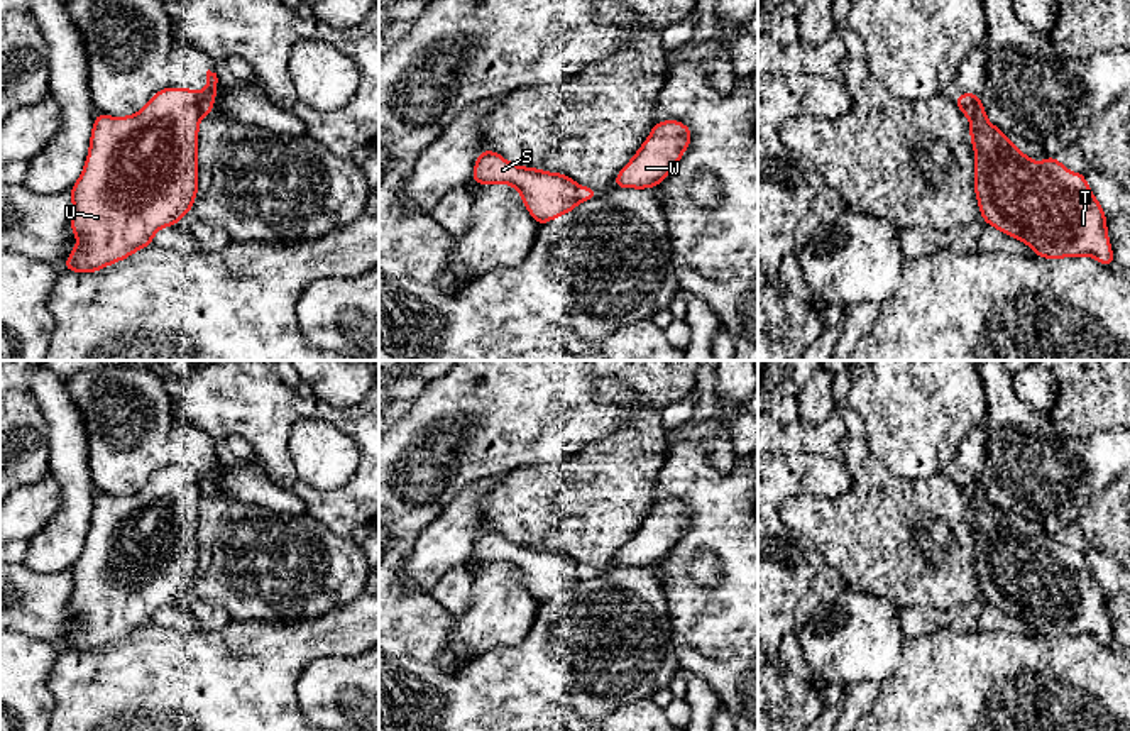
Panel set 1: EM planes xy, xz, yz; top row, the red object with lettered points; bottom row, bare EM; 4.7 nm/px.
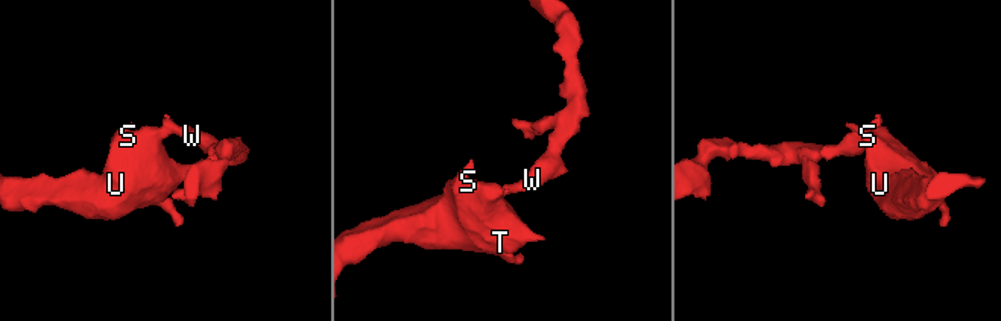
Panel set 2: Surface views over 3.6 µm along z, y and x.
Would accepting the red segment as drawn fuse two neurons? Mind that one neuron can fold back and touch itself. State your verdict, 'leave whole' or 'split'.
split

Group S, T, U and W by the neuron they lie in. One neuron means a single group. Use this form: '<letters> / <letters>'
S T U / W

